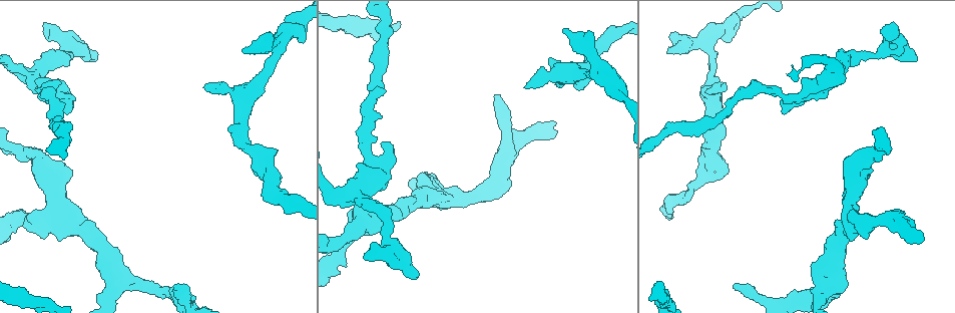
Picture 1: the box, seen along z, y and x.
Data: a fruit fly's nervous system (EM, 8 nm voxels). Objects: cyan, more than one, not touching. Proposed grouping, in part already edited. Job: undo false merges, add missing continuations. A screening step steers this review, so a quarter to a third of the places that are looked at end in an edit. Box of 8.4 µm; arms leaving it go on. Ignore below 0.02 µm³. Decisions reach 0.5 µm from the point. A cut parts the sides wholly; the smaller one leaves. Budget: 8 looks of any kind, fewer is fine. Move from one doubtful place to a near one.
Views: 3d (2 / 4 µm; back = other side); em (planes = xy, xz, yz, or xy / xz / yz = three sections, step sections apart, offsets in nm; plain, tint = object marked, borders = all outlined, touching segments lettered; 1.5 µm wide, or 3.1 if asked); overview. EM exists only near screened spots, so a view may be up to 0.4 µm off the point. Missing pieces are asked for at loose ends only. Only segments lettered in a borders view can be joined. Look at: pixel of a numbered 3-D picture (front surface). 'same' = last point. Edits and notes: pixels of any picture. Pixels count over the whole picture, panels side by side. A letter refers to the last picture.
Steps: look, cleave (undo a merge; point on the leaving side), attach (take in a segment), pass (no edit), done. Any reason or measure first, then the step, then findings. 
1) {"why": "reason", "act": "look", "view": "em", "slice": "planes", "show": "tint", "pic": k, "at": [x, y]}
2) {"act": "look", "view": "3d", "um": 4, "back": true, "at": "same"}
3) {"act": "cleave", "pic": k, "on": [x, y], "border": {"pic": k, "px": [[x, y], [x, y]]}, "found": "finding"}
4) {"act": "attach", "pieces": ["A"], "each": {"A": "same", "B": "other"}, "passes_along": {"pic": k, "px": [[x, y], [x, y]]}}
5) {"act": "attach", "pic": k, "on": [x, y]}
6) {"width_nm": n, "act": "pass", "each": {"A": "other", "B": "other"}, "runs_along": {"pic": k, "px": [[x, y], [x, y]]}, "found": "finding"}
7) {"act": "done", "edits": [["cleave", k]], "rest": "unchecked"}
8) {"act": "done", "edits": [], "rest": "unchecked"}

{"why": "branch stops here", "act": "look", "view": "em", "slice": "planes", "show": "borders", "pic": 1, "at": [893, 22]}

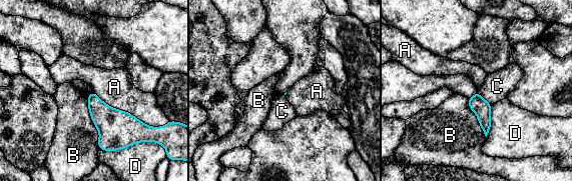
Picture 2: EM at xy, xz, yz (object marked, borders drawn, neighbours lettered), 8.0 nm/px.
{"longest_contact_nm": ["A", 550], "act": "pass", "each": {"A": "other", "B": "other", "C": "other", "D": "other"}, "found": "none of them fits"}

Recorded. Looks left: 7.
{"why": "branch stops here", "act": "look", "view": "em", "slice": "planes", "show": "borders", "pic": 1, "at": [244, 52]}

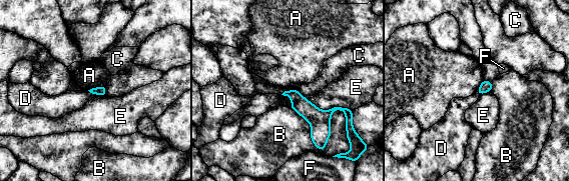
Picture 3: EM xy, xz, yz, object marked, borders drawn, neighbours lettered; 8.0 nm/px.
{"act": "pass", "each": {"A": "other", "B": "other", "C": "other", "D": "other", "E": "other", "F": "other"}, "runs_along": {"pic": 3, "px": [[287, 93], [321, 124], [324, 139]]}, "found": "no lettered segment goes on from it"}

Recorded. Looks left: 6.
{"why": "an open end", "act": "look", "view": "3d", "um": 2, "pic": 1, "at": [179, 287]}

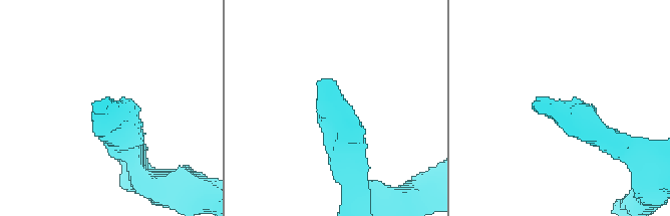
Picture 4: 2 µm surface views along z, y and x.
{"act": "look", "view": "em", "slice": "planes", "show": "tint", "pic": 4, "at": [532, 105]}

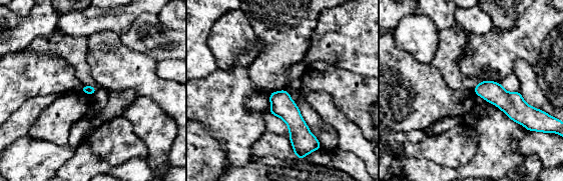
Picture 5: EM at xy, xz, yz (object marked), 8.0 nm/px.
{"act": "look", "view": "em", "slice": "planes", "show": "borders", "at": "same"}

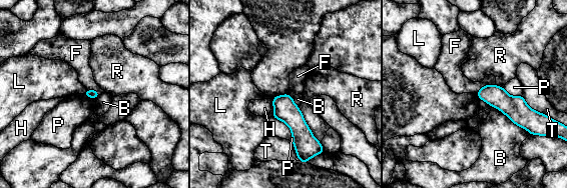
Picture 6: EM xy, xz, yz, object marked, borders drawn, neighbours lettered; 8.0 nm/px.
{"act": "pass", "each": {"B": "other", "F": "other", "H": "other", "L": "other", "P": "other", "R": "other", "T": "other"}, "border": {"pic": 6, "px": [[272, 116], [289, 127], [292, 141]]}, "found": "none of them fits"}

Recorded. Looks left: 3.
{"act": "done", "edits": [], "rest": "unchecked"}

